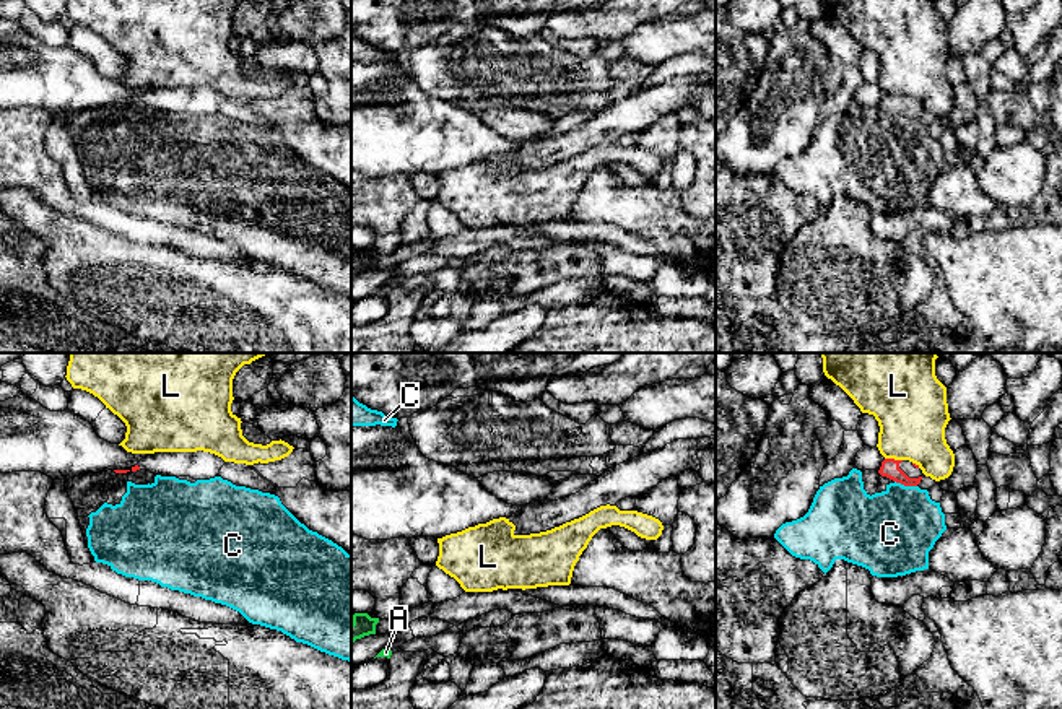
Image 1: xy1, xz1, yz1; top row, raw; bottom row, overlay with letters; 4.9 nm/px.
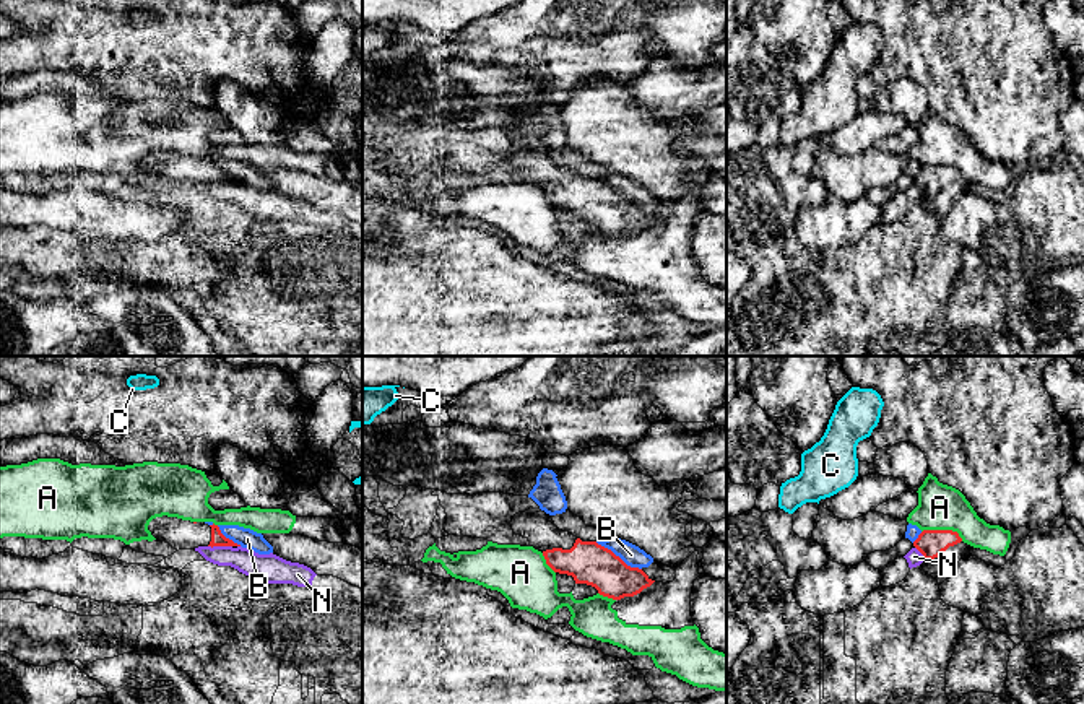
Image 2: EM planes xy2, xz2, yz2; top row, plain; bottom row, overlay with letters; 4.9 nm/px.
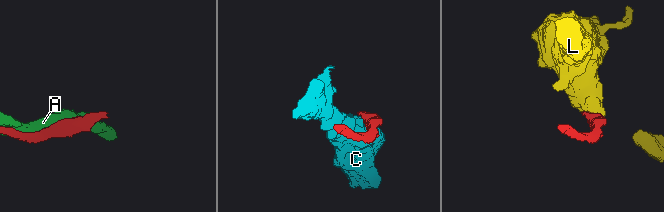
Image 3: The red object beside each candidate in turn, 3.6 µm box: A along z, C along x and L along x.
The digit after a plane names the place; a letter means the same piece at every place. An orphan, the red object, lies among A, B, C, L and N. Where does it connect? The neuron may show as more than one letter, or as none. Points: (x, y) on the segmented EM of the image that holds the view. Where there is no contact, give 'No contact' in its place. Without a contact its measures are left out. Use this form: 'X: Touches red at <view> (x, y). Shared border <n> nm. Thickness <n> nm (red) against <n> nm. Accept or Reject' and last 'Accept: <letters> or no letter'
A: Touches red at yz2 (943, 530). Shared border 220 nm. Thickness 140 nm (red) against 220 nm. Reject
B: Touches red at xz2 (618, 556). Shared border 280 nm. Thickness 220 nm (red) against 100 nm. Reject
C: Touches red at yz1 (906, 485). Shared border 120 nm. Thickness 90 nm (red) against 420 nm. Reject
L: Touches red at yz1 (893, 459). Shared border 90 nm. Thickness 90 nm (red) against 360 nm. Reject
N: Touches red at xy2 (220, 545). Shared border 120 nm. Thickness 70 nm (red) against 140 nm. Reject
Accept: no letter

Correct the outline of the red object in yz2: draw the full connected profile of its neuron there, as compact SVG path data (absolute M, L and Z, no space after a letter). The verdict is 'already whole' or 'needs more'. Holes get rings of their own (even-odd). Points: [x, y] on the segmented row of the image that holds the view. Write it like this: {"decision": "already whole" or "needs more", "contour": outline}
{"decision": "already whole", "contour": "M923 530L913 541L913 546L925 559L934 559L949 546L960 543L962 538L952 530Z"}

